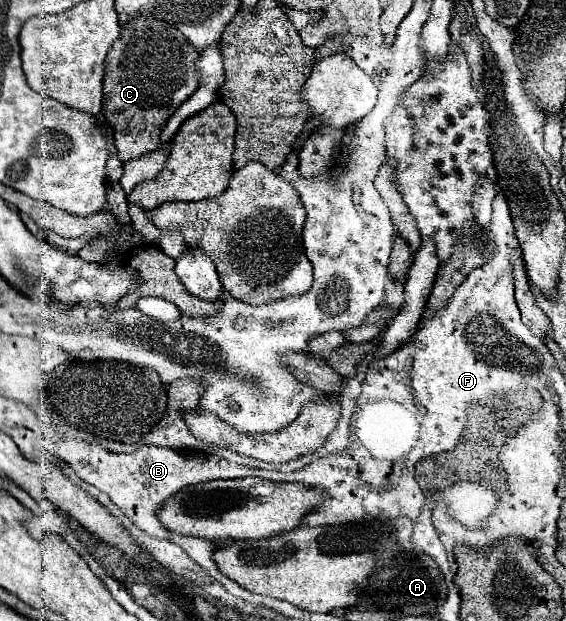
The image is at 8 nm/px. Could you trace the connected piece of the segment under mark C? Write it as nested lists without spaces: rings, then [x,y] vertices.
[[[133,18],[127,26],[121,28],[121,36],[113,42],[113,48],[105,60],[105,78],[103,78],[103,116],[113,126],[117,156],[125,164],[129,160],[141,158],[147,152],[153,152],[161,146],[159,134],[161,126],[155,120],[167,120],[197,88],[197,72],[195,72],[197,50],[175,30],[175,26],[167,26],[167,22],[159,22],[155,18]]]

